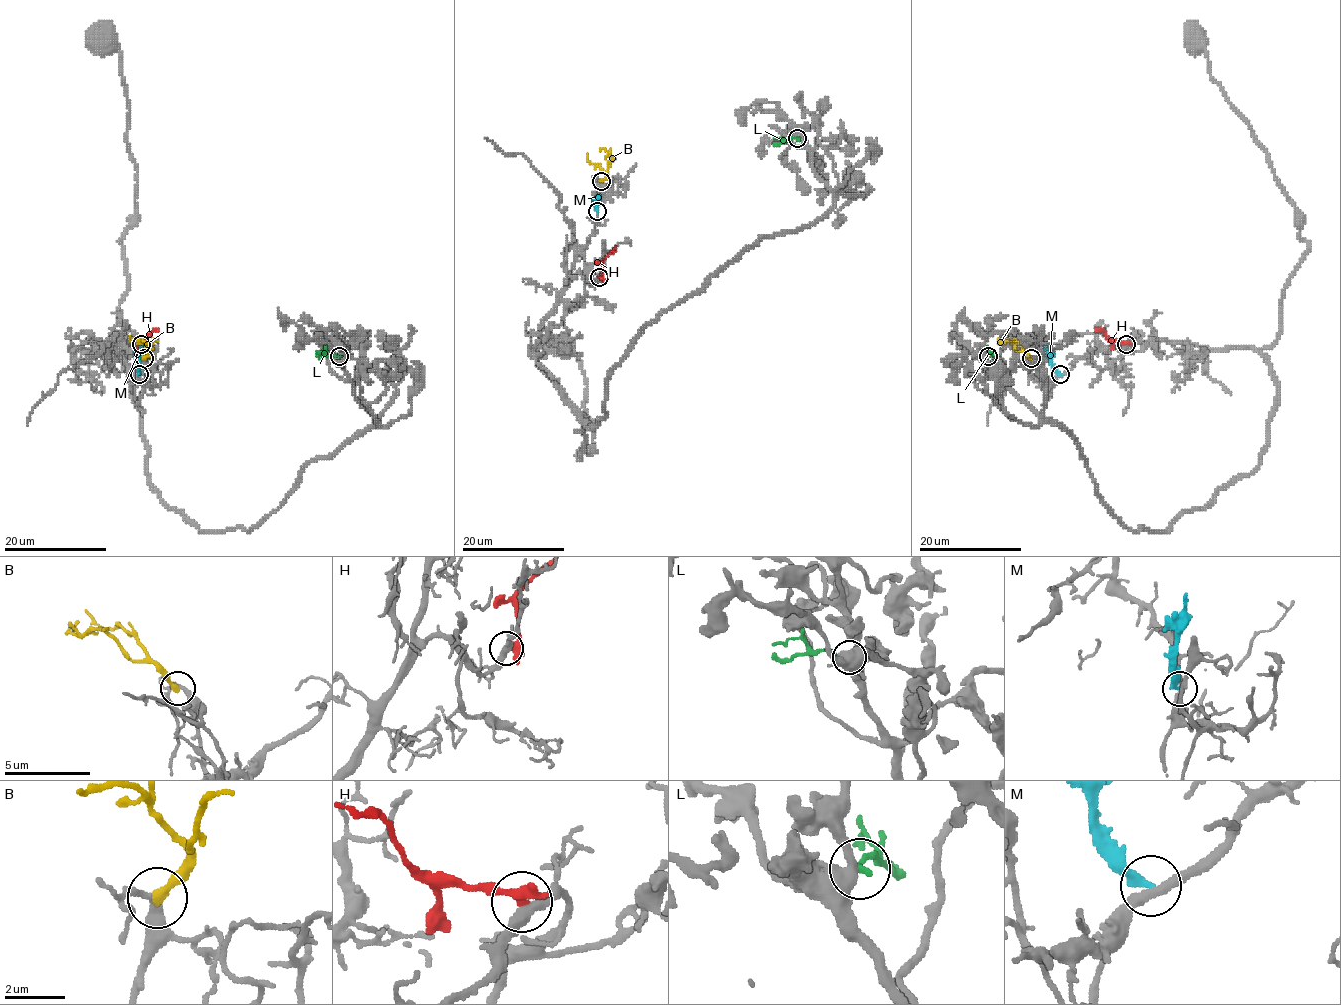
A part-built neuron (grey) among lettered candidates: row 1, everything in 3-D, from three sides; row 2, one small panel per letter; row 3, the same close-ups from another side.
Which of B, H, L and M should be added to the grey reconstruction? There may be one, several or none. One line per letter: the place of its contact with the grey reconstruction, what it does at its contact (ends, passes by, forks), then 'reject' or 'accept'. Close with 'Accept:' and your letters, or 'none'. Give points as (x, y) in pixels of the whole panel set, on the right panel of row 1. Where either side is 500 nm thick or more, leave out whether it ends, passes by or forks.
B: contact (1031, 358); it ends; accept
H: contact (1126, 344); it forks; reject
L: contact (988, 356); reject
M: contact (1060, 374); it ends; reject
Accept: B

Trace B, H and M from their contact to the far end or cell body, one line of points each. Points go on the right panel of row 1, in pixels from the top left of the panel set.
B: (1030, 358), (1009, 341), (997, 341), (1001, 338)
H: (1126, 344), (1111, 340), (1101, 329), (1094, 327)
M: (1060, 373), (1051, 362), (1051, 353), (1043, 345)

